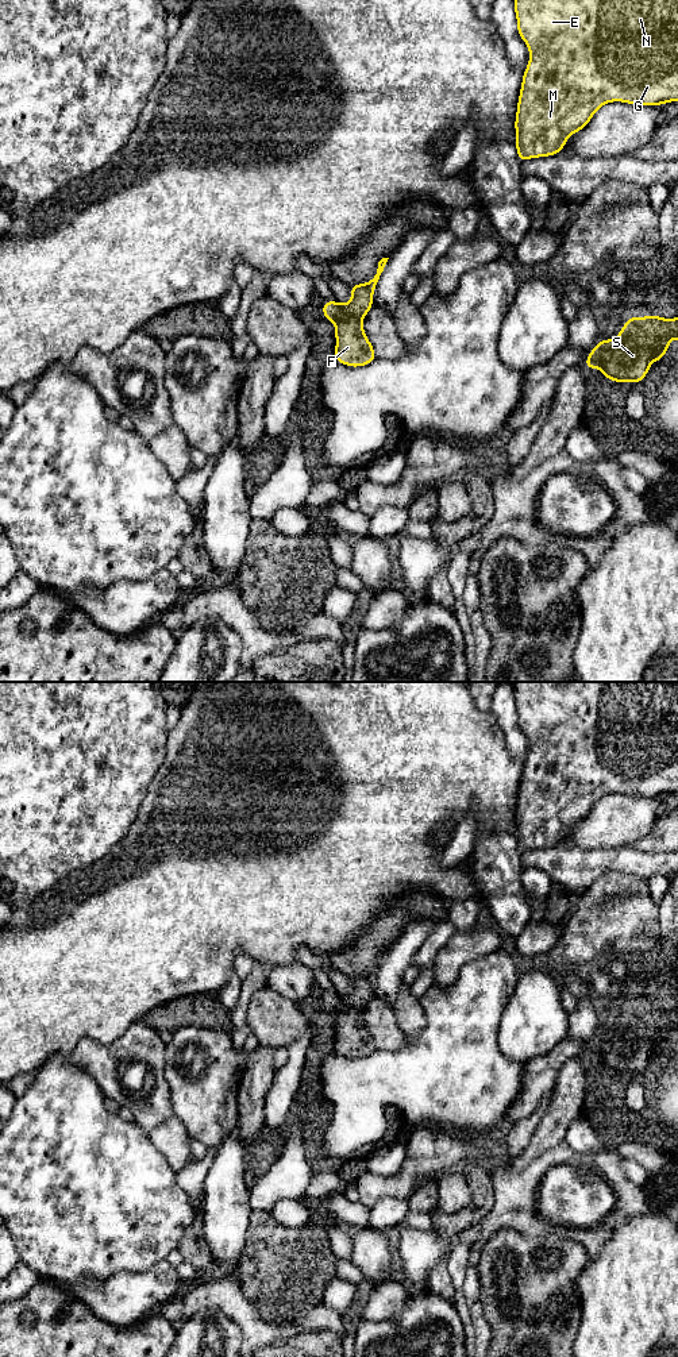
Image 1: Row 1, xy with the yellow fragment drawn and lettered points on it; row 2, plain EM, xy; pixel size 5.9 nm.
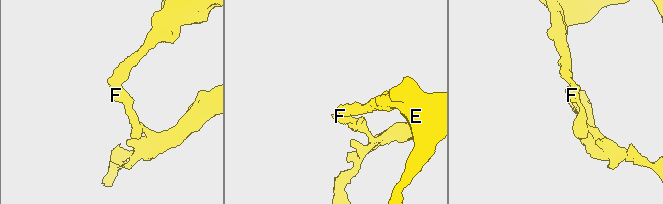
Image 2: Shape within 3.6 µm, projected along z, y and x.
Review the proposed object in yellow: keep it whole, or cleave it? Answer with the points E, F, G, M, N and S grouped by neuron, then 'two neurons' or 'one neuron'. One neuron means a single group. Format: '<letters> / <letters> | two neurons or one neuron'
E G M N / F S | two neurons

